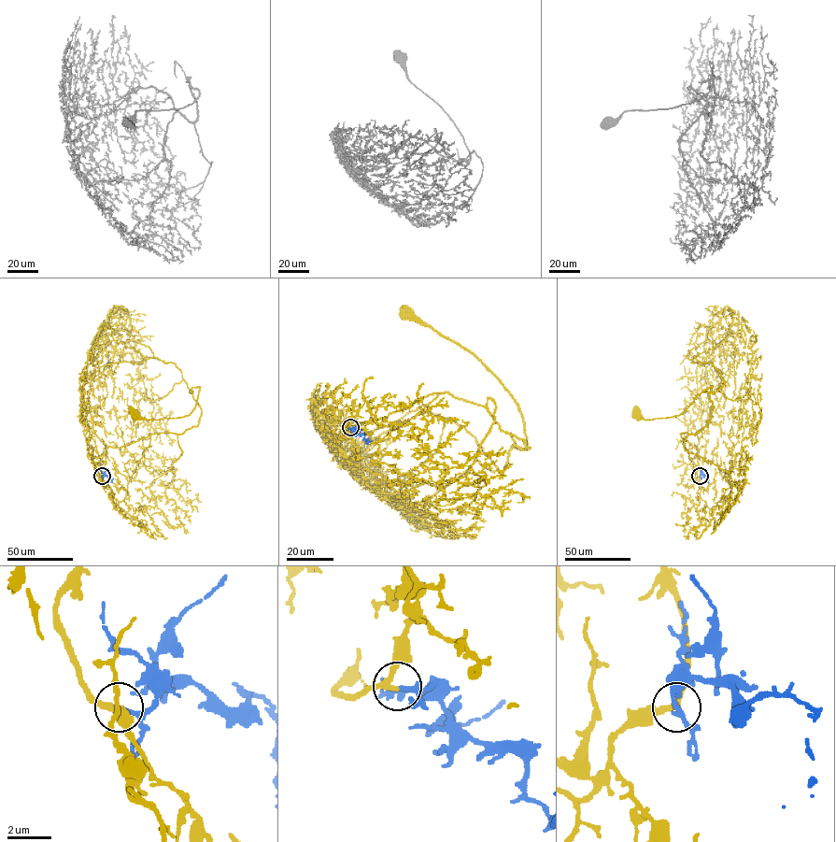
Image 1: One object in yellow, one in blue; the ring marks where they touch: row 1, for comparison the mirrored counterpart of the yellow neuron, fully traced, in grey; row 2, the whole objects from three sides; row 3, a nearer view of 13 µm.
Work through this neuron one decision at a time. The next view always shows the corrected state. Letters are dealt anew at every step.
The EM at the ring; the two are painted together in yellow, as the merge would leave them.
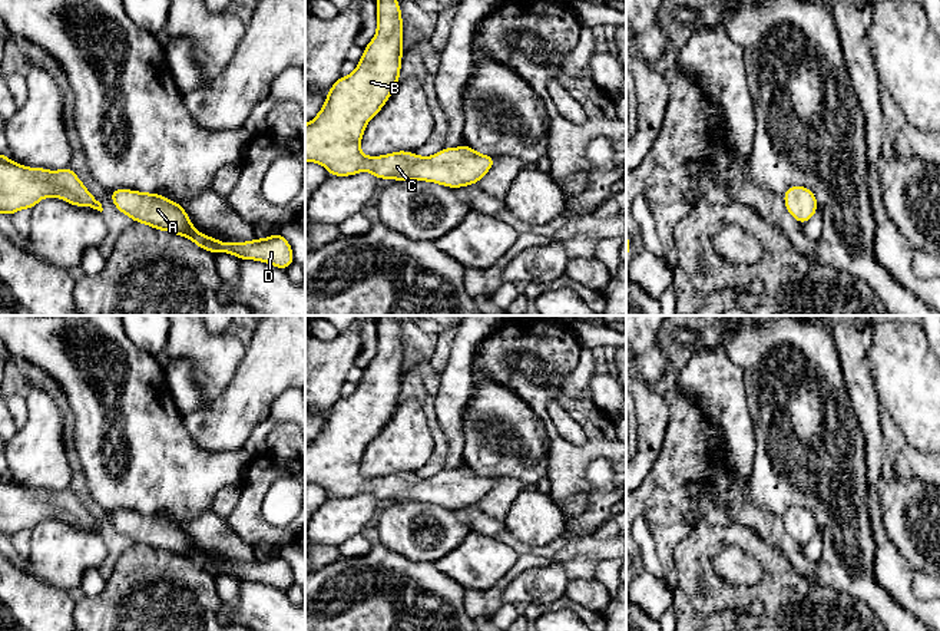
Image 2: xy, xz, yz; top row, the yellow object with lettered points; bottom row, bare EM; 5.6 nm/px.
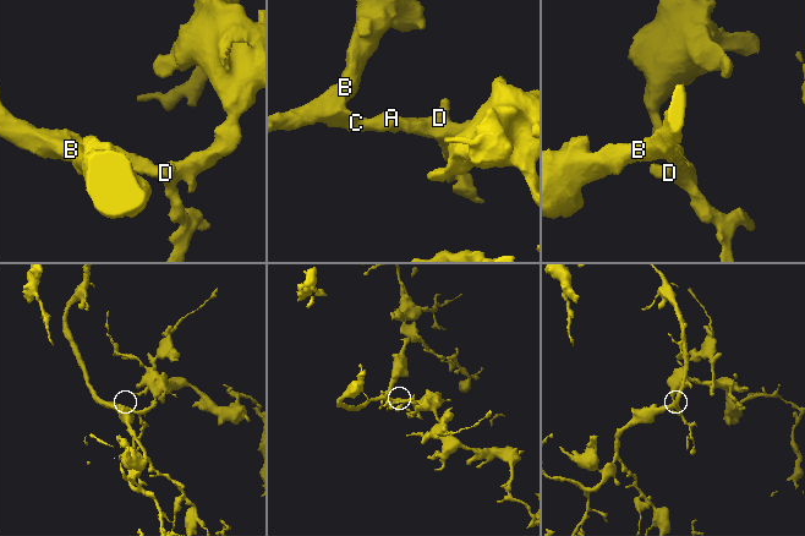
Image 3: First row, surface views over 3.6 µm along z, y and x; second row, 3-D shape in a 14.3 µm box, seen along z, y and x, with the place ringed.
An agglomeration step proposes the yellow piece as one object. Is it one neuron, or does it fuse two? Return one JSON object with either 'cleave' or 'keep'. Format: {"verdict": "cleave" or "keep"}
{"verdict": "keep"}

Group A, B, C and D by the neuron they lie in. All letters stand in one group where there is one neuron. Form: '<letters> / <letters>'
A B C D

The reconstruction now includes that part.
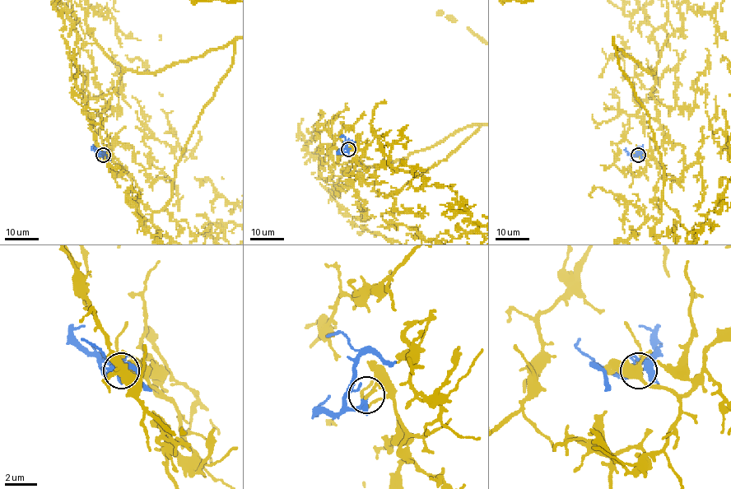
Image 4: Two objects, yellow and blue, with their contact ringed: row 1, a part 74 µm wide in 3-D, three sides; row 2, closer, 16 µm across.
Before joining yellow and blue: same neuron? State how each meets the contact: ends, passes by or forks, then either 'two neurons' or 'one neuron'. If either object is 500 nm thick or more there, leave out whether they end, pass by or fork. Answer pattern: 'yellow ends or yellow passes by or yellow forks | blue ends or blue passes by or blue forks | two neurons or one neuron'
yellow passes by | blue forks | two neurons

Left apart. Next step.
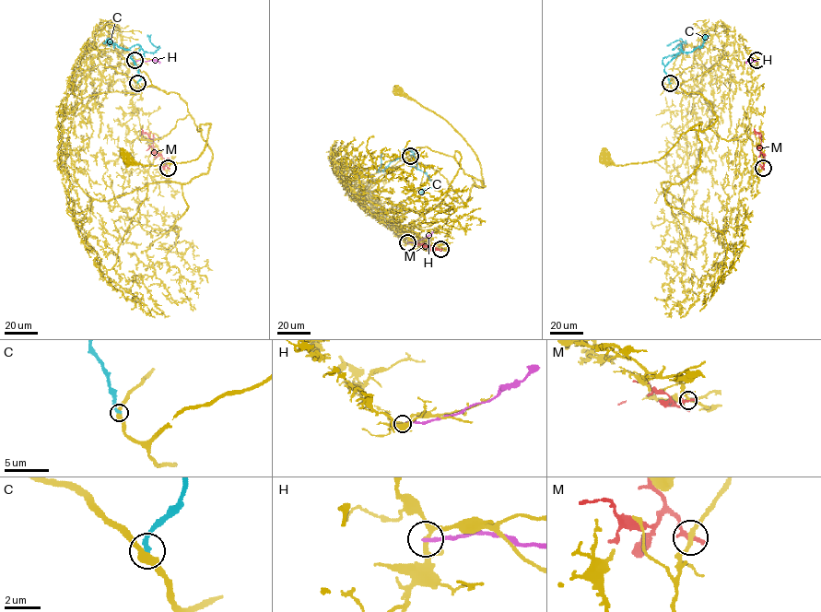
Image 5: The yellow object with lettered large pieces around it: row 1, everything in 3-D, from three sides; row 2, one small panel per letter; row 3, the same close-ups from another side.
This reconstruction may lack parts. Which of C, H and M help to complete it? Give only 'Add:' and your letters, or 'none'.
Add: none

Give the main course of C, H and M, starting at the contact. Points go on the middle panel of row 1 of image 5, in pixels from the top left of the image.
C: (410, 156), (414, 153), (411, 150), (416, 168), (398, 158), (379, 171), (382, 153)
H: (408, 242), (418, 241), (433, 231)
M: (440, 249), (431, 250), (414, 240)

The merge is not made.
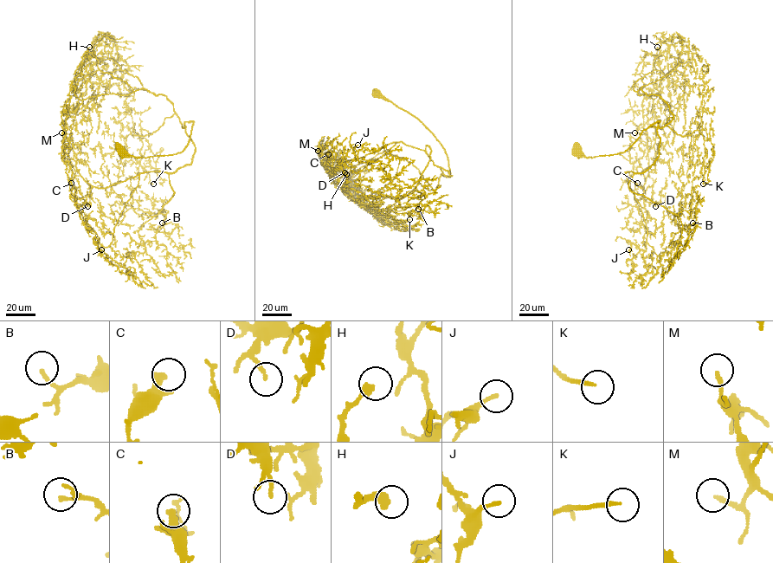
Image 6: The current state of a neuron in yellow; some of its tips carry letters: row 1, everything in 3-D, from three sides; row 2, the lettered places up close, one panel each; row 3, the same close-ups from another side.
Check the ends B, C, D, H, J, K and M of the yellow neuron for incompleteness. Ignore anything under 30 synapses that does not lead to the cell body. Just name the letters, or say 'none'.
H, K, M

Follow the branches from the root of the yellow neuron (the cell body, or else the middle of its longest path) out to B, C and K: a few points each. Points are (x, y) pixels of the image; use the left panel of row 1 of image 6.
B: (119, 148), (176, 154), (193, 122), (192, 161), (169, 174), (159, 212), (169, 236), (176, 225), (162, 223)
C: (119, 148), (176, 154), (193, 122), (184, 122), (192, 161), (174, 172), (139, 173), (76, 199), (71, 183)
K: (119, 148), (136, 157), (176, 154), (193, 122), (183, 128), (174, 113), (151, 134), (132, 130), (153, 184)

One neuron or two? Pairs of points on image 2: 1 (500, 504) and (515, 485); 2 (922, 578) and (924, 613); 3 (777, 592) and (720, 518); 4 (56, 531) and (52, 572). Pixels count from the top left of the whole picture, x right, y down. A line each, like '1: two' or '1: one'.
1: one
2: two
3: two
4: one

